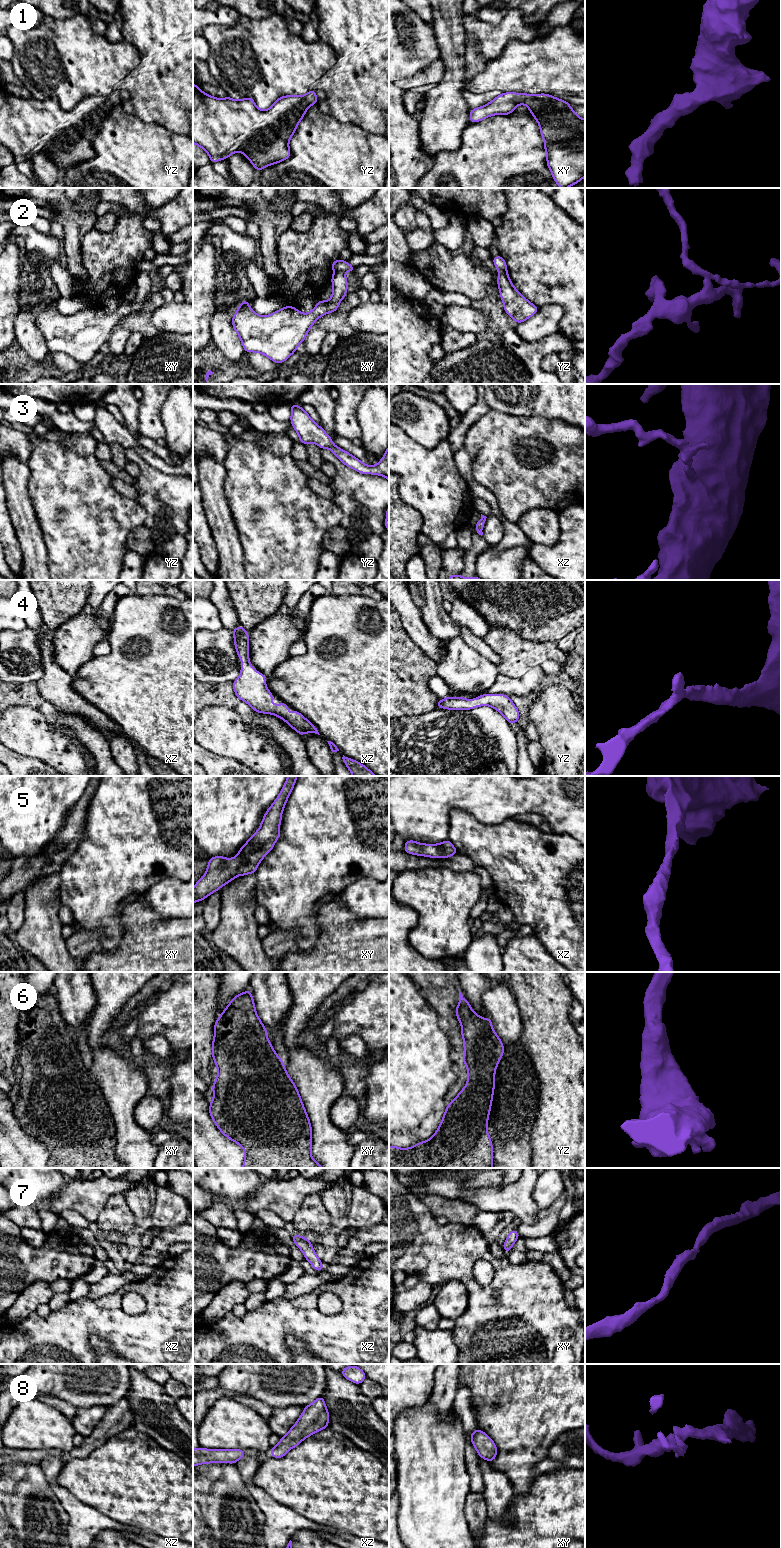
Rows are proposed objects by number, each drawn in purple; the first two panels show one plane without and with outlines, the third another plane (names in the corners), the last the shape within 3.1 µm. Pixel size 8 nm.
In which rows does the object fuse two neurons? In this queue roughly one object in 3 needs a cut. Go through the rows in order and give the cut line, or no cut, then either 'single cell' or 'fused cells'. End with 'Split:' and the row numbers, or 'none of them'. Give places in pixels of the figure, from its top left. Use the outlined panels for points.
1: no cut; single cell
2: cut in xy along (343, 271), (334, 272); fused cells
3: no cut; single cell
4: no cut; single cell
5: no cut; single cell
6: no cut; single cell
7: no cut; single cell
8: no cut; single cell
Split: 2

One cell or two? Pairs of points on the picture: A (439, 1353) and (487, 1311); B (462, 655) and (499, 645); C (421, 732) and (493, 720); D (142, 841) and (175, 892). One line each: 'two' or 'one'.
A: two
B: two
C: one
D: two

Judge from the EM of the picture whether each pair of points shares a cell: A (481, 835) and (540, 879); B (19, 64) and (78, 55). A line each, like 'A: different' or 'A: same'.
A: same
B: same

